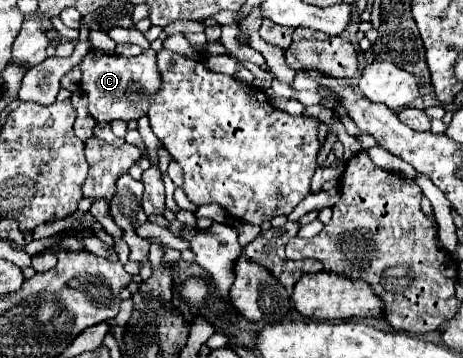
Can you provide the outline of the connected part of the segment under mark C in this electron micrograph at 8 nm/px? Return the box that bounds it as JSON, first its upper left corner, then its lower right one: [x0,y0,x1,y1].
[80,49,160,123]

